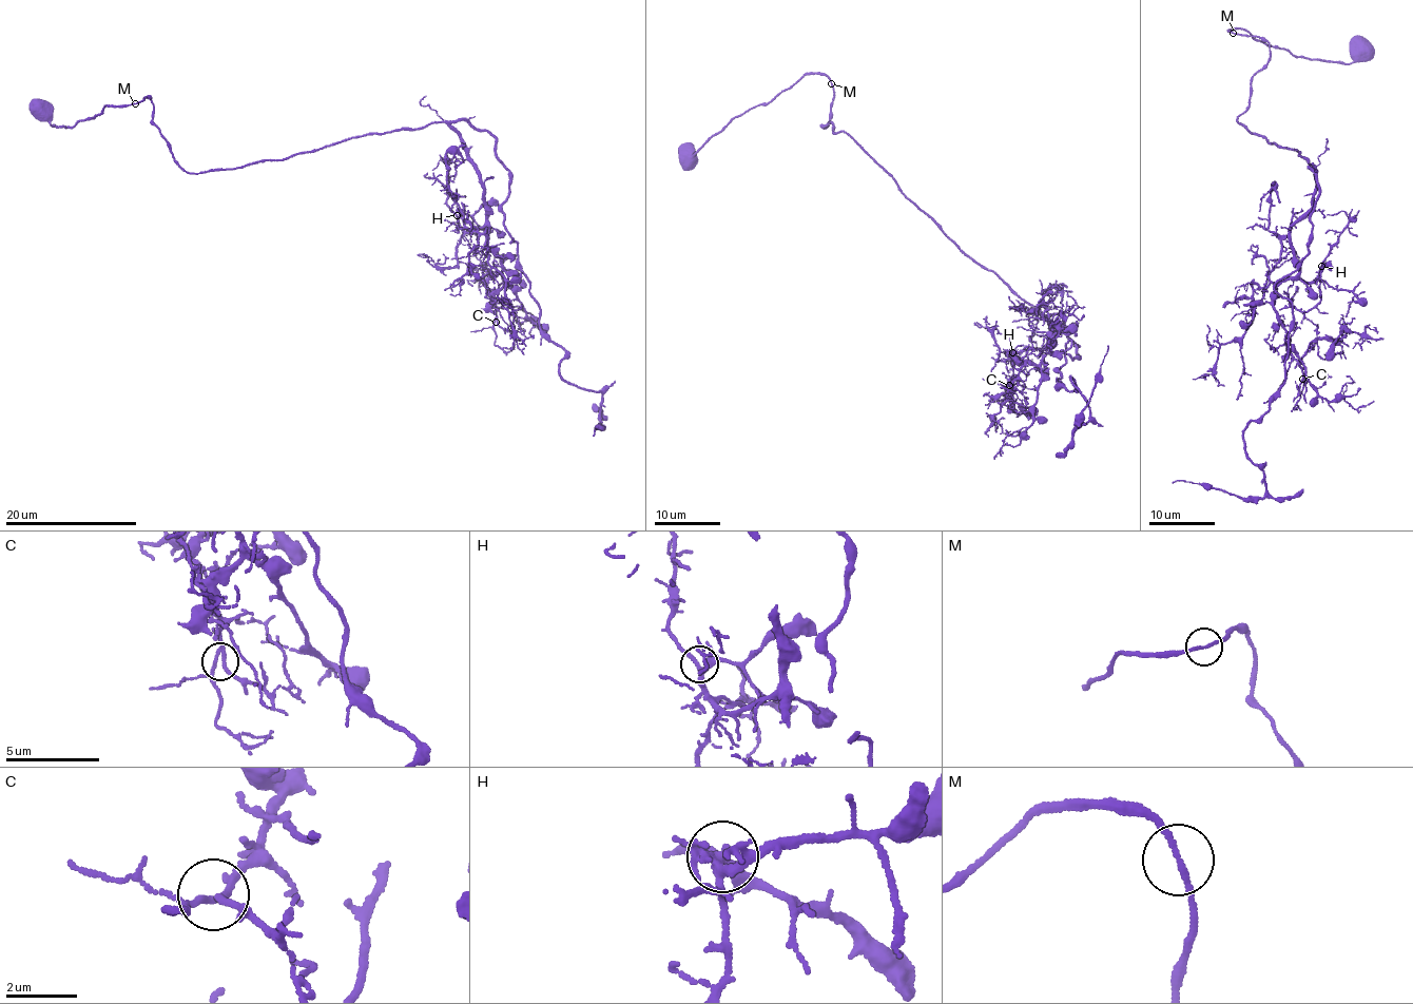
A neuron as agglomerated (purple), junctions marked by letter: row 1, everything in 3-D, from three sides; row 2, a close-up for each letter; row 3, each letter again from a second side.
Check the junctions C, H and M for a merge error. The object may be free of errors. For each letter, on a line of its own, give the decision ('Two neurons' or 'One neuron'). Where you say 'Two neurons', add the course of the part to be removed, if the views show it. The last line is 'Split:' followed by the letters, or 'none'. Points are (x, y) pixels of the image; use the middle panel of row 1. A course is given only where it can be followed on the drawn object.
C: One neuron
H: One neuron
M: One neuron
Split: none

